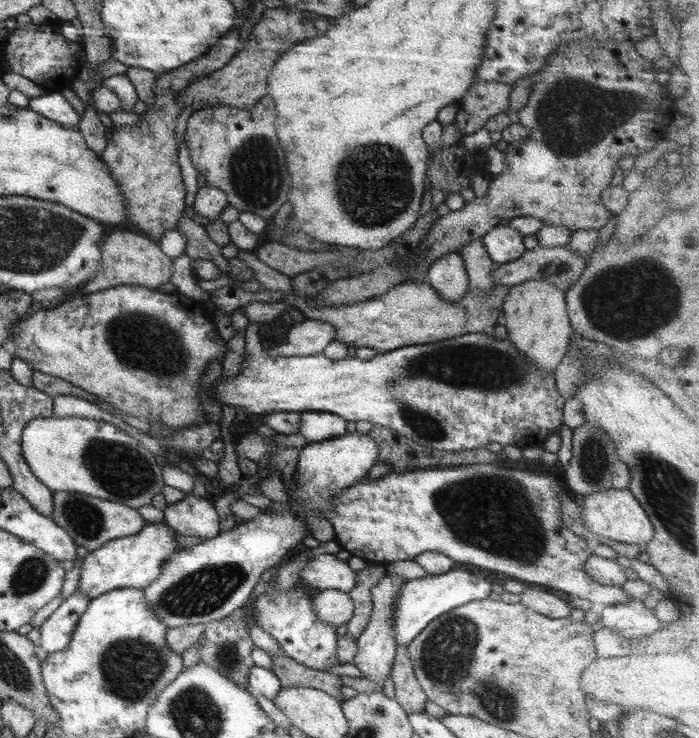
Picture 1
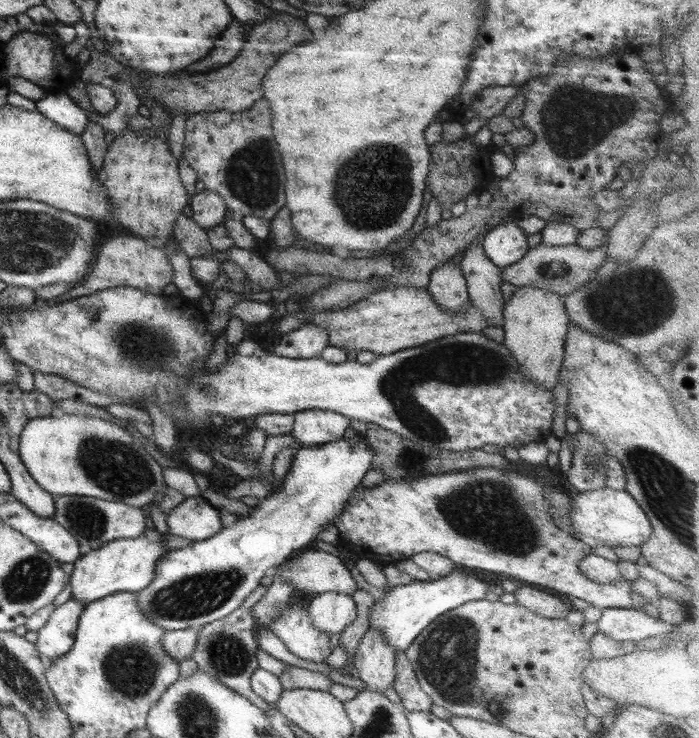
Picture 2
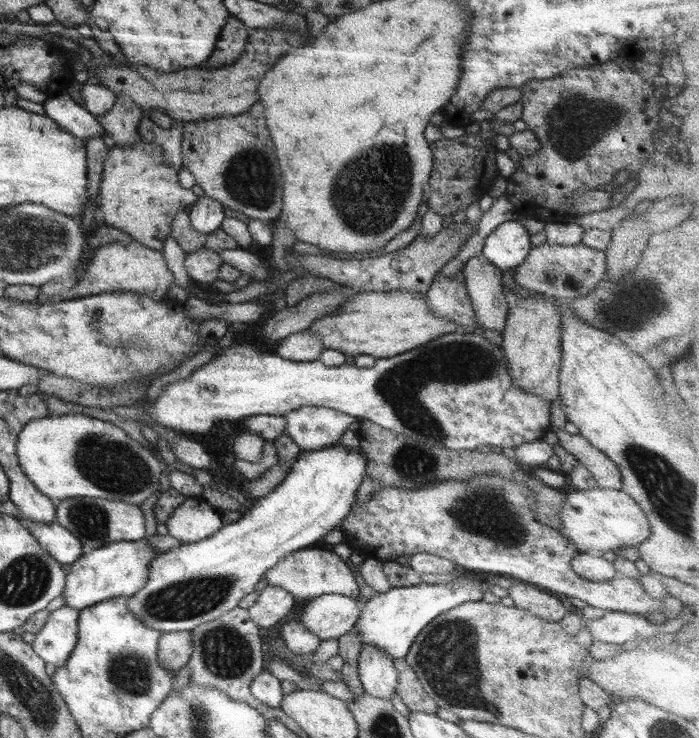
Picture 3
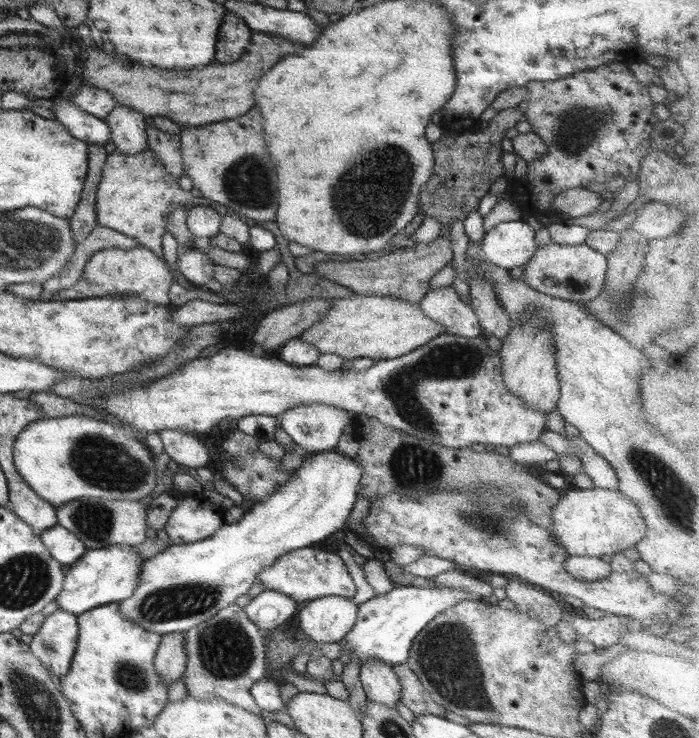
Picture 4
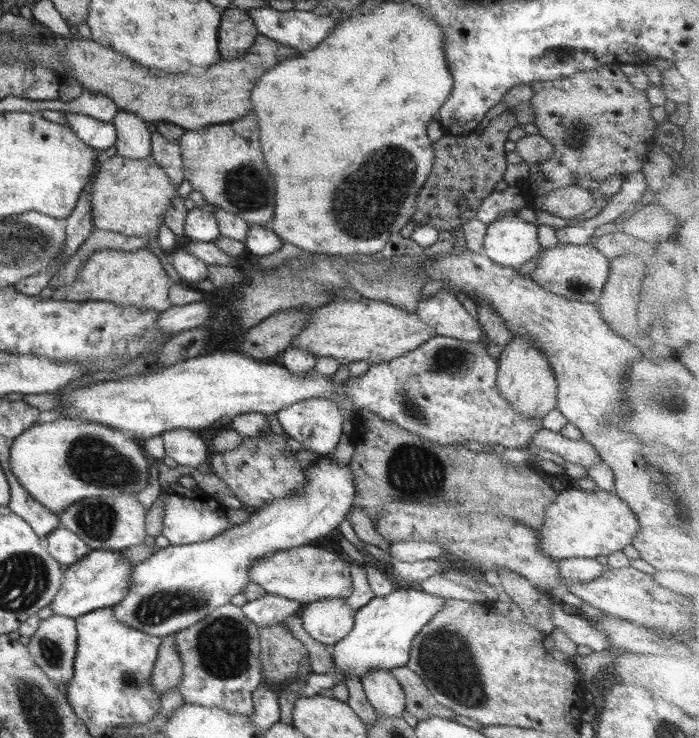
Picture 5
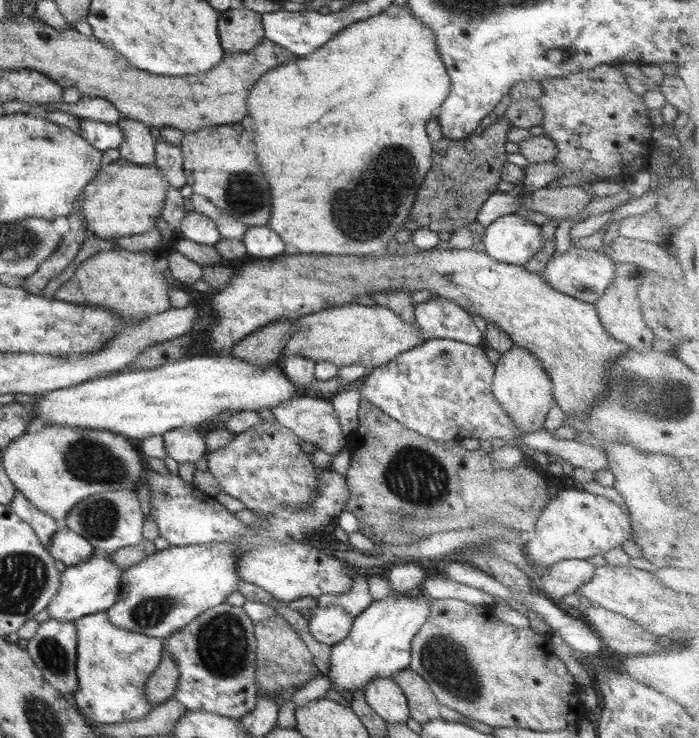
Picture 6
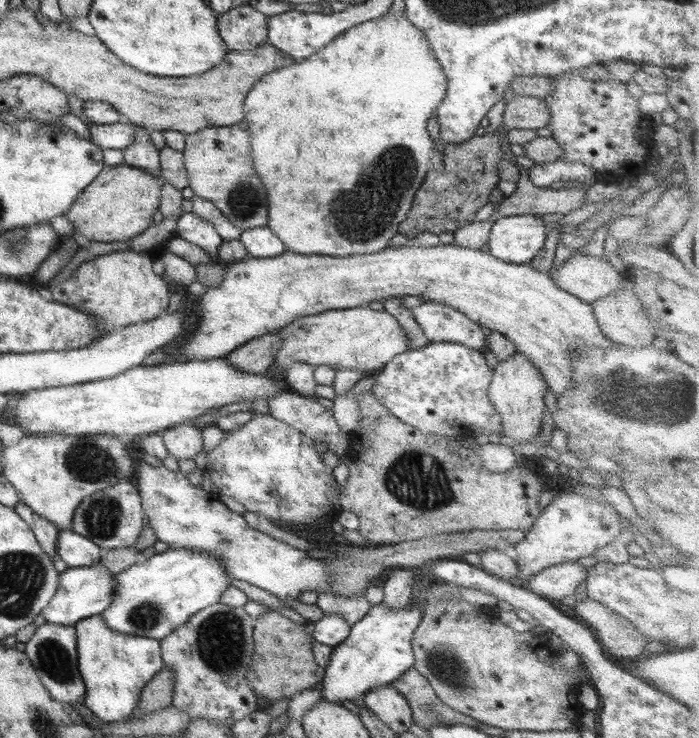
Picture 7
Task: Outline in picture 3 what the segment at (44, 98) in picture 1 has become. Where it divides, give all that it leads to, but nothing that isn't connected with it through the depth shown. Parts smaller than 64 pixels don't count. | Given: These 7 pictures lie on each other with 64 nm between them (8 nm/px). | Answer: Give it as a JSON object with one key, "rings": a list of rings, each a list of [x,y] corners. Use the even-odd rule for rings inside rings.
{"rings":[[[63,92],[56,96],[48,96],[42,104],[44,115],[57,122],[62,129],[80,140],[90,137],[106,136],[103,125],[96,120],[88,110],[82,108],[69,96],[69,92]]]}

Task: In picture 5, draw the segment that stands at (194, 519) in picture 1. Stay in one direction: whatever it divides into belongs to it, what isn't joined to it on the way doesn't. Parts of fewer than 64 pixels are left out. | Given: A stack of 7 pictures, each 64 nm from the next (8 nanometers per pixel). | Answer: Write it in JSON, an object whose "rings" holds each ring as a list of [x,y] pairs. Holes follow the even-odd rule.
{"rings":[[[180,484],[170,485],[167,488],[160,486],[160,500],[165,504],[164,515],[162,515],[161,534],[166,536],[171,545],[194,544],[195,542],[206,542],[215,536],[224,534],[230,528],[236,528],[228,521],[227,508],[219,503],[215,496],[208,495],[200,490],[186,489]]]}

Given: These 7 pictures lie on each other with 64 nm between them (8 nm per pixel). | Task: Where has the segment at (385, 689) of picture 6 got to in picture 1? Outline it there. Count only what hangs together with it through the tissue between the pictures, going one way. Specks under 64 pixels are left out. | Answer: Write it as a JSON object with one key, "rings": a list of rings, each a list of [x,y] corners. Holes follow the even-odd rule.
{"rings":[[[386,573],[376,586],[370,589],[373,599],[373,609],[368,624],[364,627],[363,633],[356,639],[358,647],[353,664],[355,664],[364,674],[366,678],[383,684],[386,675],[391,671],[397,653],[397,640],[393,635],[394,623],[393,612],[395,612],[396,595],[400,593],[400,589],[404,587],[401,578],[394,573]]]}

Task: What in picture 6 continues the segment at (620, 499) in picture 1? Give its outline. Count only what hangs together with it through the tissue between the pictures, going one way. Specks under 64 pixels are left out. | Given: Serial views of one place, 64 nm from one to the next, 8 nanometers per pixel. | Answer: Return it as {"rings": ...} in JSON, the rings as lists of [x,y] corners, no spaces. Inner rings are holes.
{"rings":[[[580,488],[562,490],[542,509],[534,531],[524,534],[527,541],[523,553],[537,568],[551,567],[565,560],[584,560],[624,544],[631,536],[630,527],[628,513],[608,498],[581,491]]]}

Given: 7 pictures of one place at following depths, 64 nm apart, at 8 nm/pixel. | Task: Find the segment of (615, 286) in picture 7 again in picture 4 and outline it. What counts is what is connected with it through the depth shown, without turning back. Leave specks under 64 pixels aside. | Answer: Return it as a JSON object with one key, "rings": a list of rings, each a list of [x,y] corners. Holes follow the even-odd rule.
{"rings":[[[585,242],[579,245],[561,245],[550,243],[538,247],[524,266],[521,279],[534,290],[570,301],[584,302],[595,299],[605,286],[607,256],[596,252]]]}

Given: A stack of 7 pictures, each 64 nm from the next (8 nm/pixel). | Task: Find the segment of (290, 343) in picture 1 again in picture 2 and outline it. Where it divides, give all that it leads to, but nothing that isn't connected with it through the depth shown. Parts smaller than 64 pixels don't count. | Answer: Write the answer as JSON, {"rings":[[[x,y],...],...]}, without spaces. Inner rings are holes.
{"rings":[[[314,323],[303,324],[281,337],[281,342],[274,348],[273,353],[286,358],[320,357],[329,345],[326,329]]]}

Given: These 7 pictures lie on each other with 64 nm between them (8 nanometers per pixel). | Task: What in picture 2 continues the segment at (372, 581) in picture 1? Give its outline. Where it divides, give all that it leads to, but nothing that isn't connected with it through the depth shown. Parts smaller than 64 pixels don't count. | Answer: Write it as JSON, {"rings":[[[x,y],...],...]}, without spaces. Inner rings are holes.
{"rings":[[[356,590],[356,592],[352,594],[352,599],[354,599],[354,603],[356,603],[357,606],[357,615],[356,618],[342,630],[339,642],[351,656],[351,660],[346,664],[346,666],[352,668],[350,669],[349,675],[356,677],[357,670],[353,667],[353,654],[356,652],[364,634],[366,634],[366,631],[369,629],[369,618],[373,599],[371,595],[364,590]]]}

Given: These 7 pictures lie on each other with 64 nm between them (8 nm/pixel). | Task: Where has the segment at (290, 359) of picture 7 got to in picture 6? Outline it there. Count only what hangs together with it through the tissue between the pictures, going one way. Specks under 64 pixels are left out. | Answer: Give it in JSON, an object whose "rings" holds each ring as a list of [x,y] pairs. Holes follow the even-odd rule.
{"rings":[[[346,303],[332,306],[294,319],[284,357],[305,356],[314,362],[330,361],[342,365],[364,365],[370,369],[388,364],[400,353],[421,345],[425,338],[421,326],[406,322],[399,314],[382,305],[366,306]]]}

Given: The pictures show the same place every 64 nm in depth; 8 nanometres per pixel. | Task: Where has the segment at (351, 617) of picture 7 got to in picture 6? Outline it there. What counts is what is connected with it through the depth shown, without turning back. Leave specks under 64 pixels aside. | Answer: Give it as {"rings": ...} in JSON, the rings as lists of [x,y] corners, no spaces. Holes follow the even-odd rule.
{"rings":[[[361,570],[360,573],[352,572],[351,575],[353,584],[348,593],[342,595],[324,594],[317,599],[318,605],[323,607],[341,606],[352,618],[362,614],[373,602],[370,590],[368,590],[367,575]]]}

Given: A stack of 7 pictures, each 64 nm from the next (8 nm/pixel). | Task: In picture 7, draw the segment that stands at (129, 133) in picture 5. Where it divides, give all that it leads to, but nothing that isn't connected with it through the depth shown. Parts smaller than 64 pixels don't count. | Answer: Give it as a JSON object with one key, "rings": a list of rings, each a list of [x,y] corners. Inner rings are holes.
{"rings":[[[135,125],[135,137],[133,143],[124,150],[124,162],[130,166],[141,168],[146,172],[160,174],[160,155],[159,150],[152,143],[150,130]]]}

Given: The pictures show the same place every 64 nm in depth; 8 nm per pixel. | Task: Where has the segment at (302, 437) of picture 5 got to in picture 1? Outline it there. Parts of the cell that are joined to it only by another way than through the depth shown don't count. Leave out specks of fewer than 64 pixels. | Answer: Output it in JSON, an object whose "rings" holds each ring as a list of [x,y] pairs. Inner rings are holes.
{"rings":[[[304,411],[298,433],[310,443],[327,441],[345,435],[346,422],[341,416],[326,411]]]}

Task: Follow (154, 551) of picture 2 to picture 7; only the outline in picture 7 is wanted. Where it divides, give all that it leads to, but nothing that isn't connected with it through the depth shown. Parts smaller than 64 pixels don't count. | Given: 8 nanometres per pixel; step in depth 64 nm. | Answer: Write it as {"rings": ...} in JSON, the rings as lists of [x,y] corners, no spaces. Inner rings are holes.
{"rings":[[[100,561],[92,566],[68,567],[59,573],[56,595],[41,614],[48,623],[62,626],[72,626],[82,619],[102,614],[112,603],[112,578],[113,574]]]}

